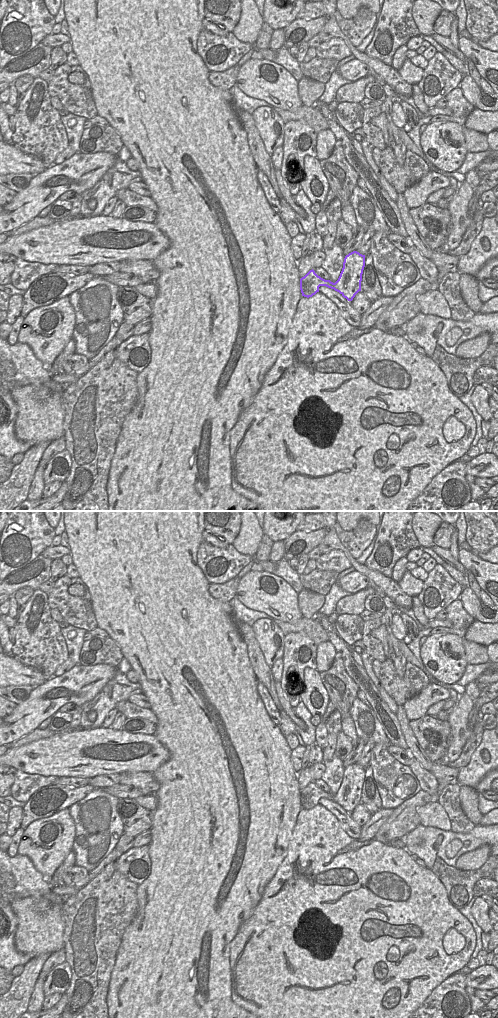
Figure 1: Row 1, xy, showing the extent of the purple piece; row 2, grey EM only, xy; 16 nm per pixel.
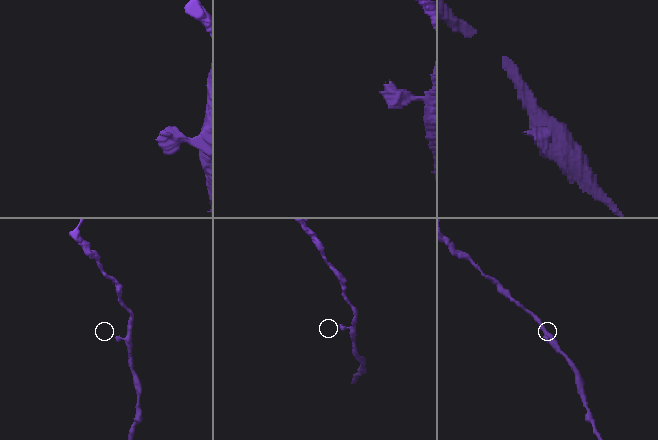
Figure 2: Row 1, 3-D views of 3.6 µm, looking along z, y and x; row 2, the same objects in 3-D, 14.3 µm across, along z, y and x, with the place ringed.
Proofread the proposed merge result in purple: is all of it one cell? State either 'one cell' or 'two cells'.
one cell

